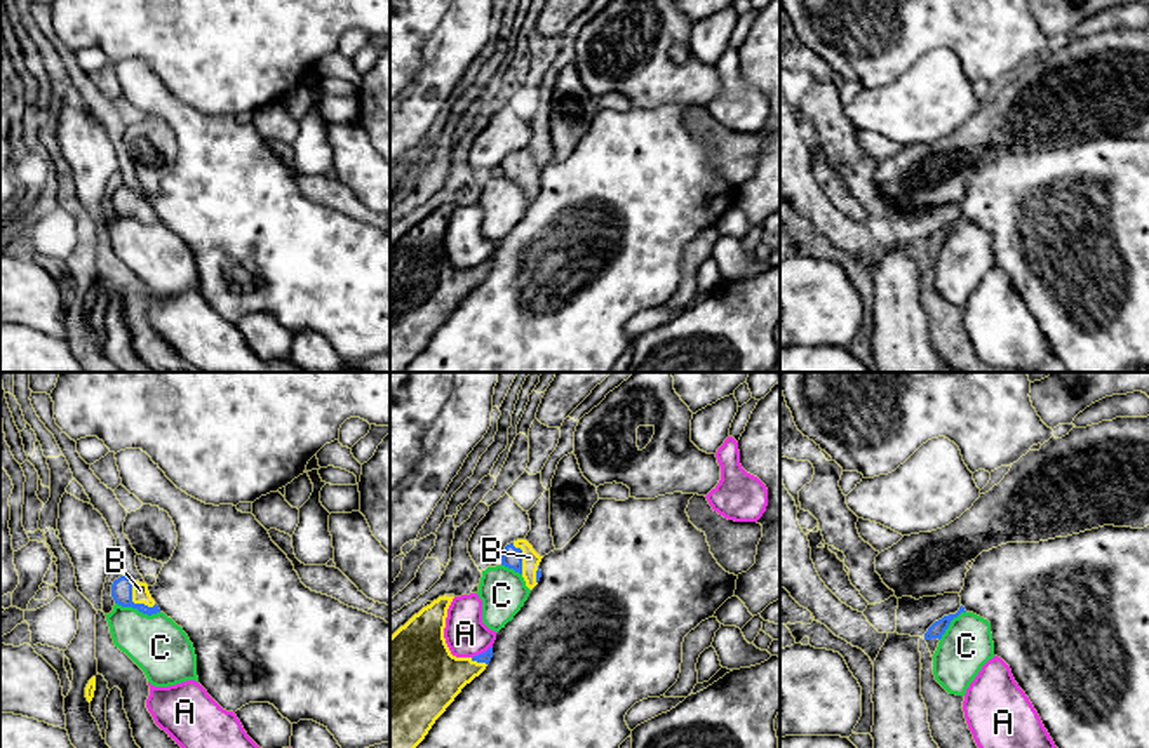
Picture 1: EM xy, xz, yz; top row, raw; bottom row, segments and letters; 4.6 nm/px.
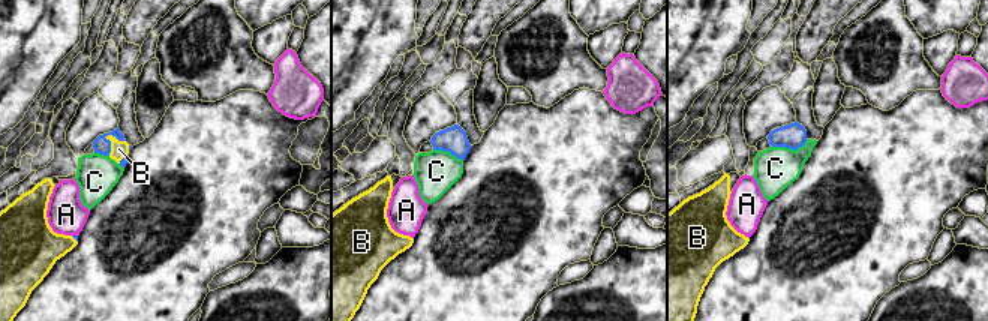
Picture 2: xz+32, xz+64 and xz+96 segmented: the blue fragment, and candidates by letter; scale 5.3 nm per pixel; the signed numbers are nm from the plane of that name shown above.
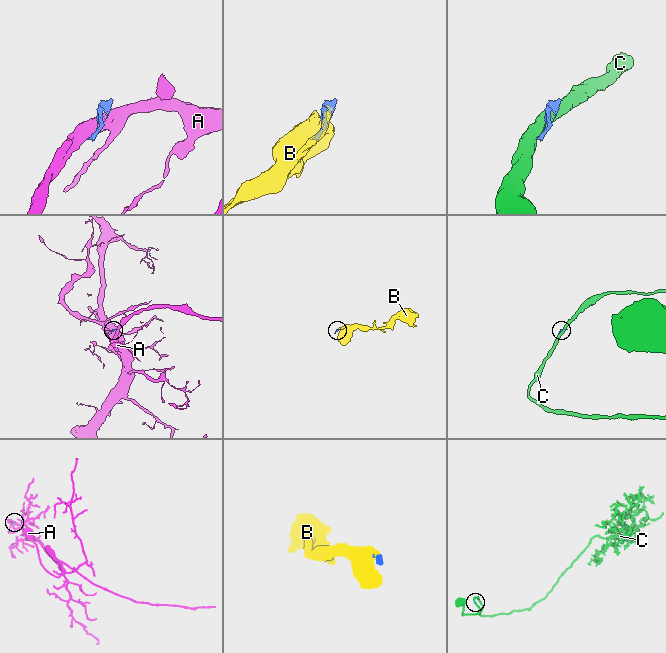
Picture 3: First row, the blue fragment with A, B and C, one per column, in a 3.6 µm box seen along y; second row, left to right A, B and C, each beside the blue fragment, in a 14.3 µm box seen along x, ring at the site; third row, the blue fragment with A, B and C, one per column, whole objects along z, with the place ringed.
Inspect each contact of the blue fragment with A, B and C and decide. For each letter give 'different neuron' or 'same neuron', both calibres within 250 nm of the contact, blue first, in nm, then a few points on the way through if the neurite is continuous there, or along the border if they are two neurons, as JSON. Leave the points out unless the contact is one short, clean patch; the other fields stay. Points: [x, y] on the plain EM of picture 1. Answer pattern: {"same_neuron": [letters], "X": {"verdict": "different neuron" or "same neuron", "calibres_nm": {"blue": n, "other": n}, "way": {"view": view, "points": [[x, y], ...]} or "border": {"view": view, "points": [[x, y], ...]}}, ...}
{"same_neuron": ["B"], "A": {"verdict": "different neuron", "calibres_nm": {"blue": 50, "other": 200}}, "B": {"verdict": "same neuron", "calibres_nm": {"blue": 100, "other": 80}}, "C": {"verdict": "different neuron", "calibres_nm": {"blue": 100, "other": 260}}}

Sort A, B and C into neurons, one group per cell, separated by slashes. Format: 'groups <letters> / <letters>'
groups A / B / C

